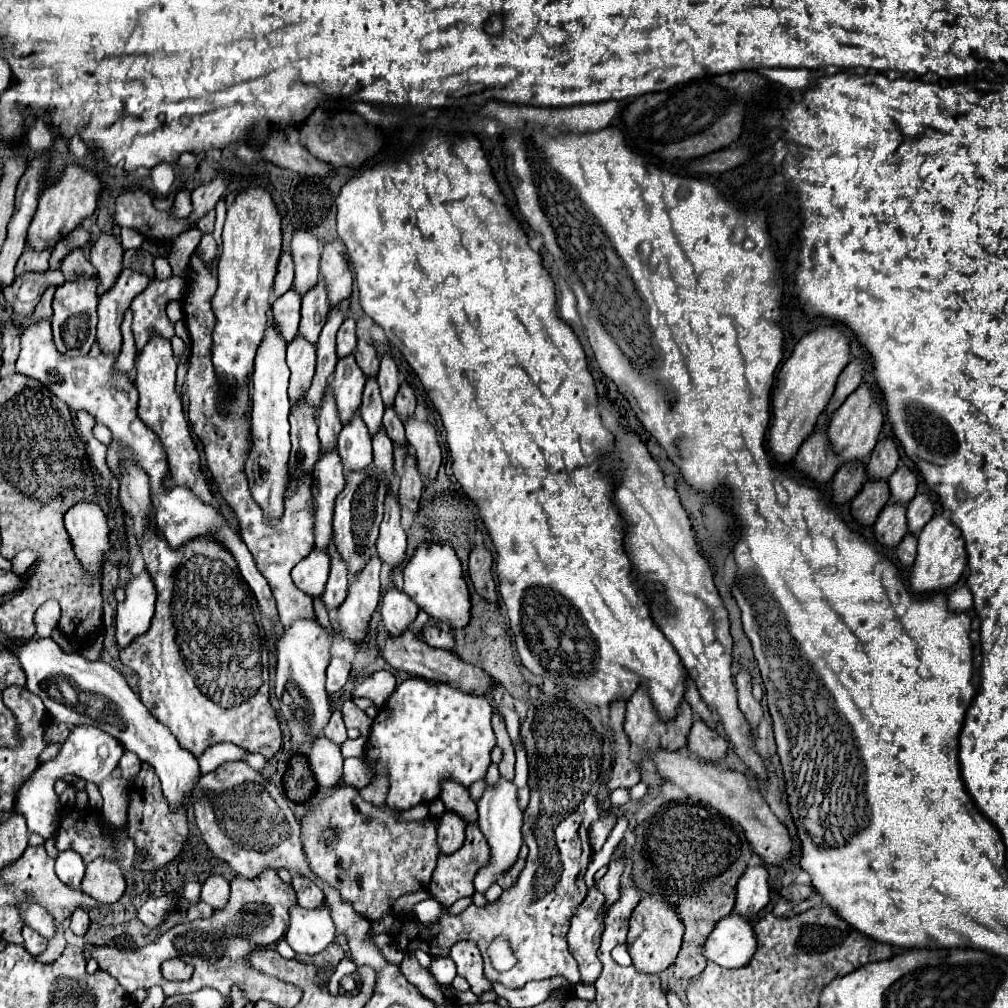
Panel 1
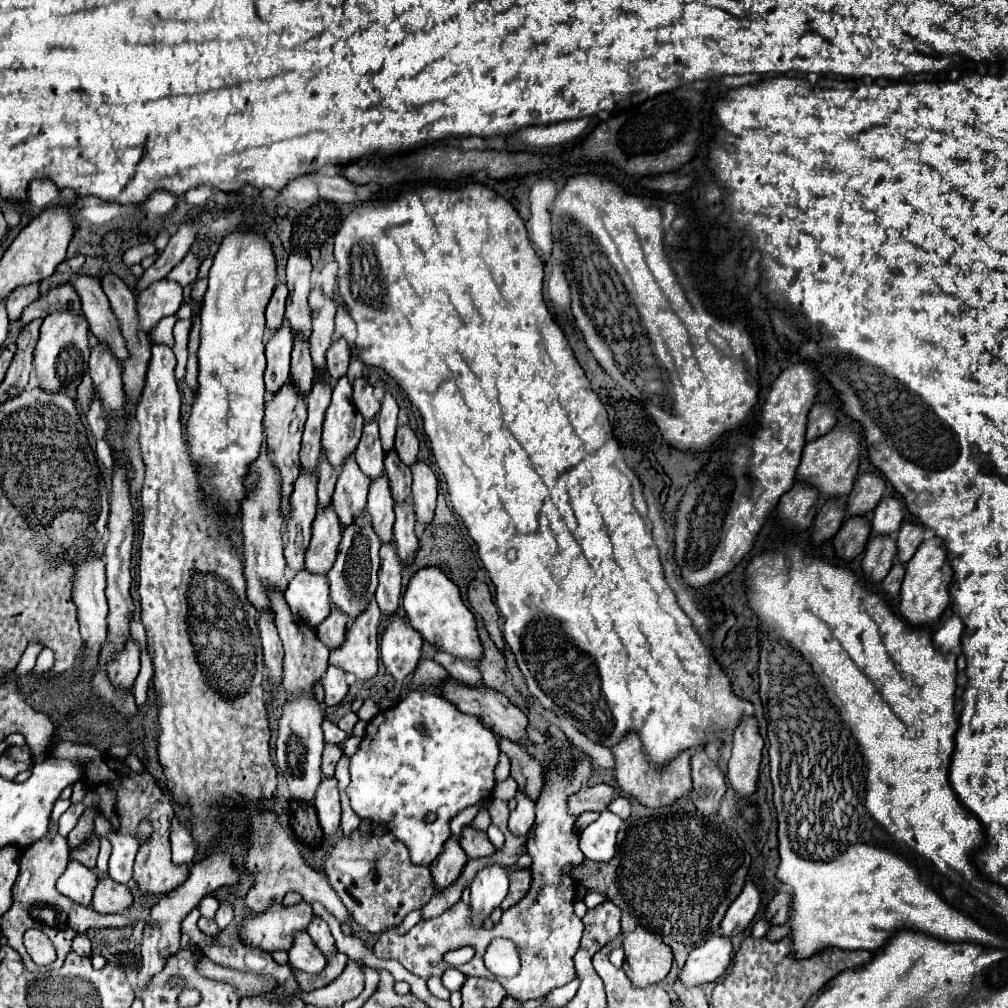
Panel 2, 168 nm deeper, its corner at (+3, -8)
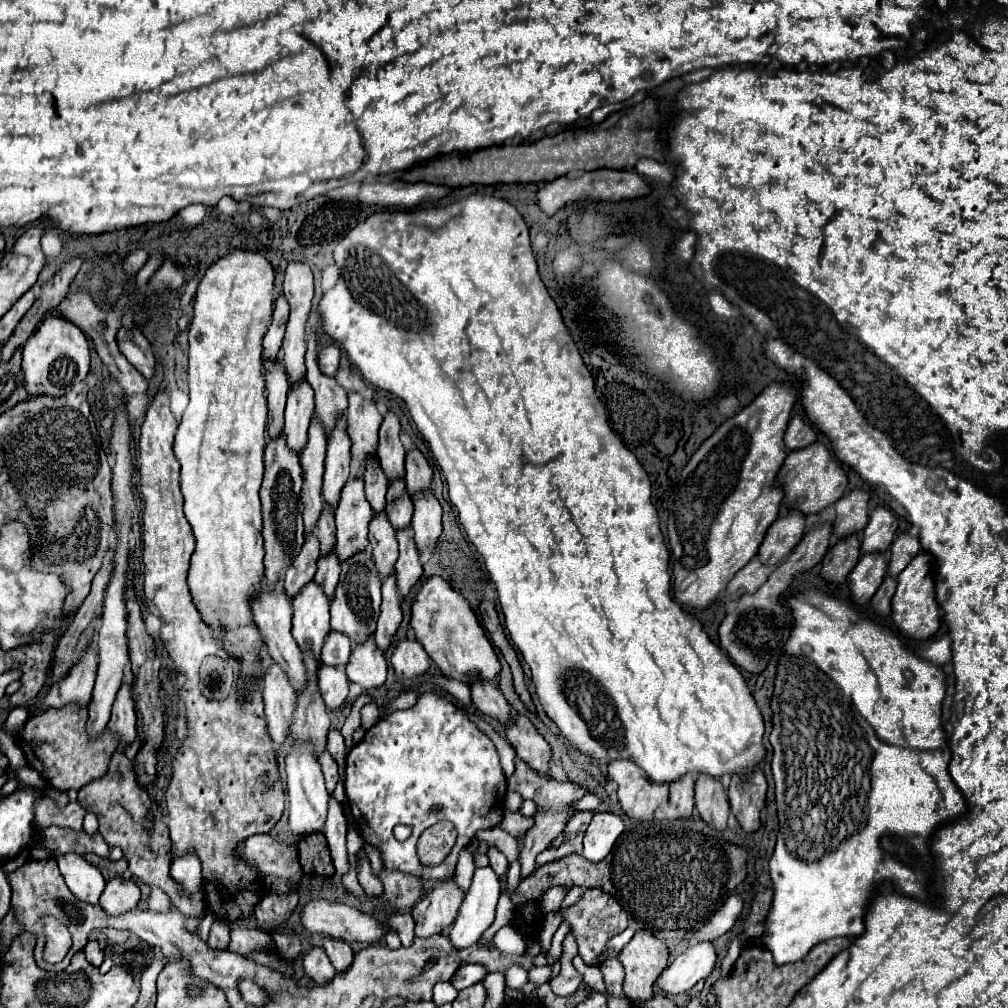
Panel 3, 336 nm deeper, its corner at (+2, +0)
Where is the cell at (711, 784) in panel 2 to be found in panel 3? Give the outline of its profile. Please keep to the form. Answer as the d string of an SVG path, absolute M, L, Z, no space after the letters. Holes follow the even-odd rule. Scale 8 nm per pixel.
M698 775L696 779L696 809L704 821L710 821L716 829L726 829L726 819L730 813L728 795L722 783L710 775Z

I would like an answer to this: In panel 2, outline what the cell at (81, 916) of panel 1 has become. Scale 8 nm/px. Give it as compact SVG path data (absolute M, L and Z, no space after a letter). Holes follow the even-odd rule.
M77 935L73 939L73 951L81 957L91 957L91 943L89 943L87 935Z

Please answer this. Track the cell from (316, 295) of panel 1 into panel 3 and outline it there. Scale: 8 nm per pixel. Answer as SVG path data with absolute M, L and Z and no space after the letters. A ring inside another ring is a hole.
M306 379L290 385L284 411L284 433L290 449L300 451L308 441L308 423L314 413L314 391Z

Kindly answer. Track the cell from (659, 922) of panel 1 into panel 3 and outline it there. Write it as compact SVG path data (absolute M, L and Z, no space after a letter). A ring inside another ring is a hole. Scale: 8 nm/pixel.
M640 929L618 955L626 969L624 993L628 999L650 999L652 985L668 967L668 947L652 933Z

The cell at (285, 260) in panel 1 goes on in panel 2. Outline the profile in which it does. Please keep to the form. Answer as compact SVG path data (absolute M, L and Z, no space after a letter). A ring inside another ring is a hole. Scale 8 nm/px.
M277 285L269 305L267 305L267 311L265 311L265 319L267 319L267 329L273 333L281 327L283 323L283 313L285 313L285 303L287 303L287 287L285 285Z

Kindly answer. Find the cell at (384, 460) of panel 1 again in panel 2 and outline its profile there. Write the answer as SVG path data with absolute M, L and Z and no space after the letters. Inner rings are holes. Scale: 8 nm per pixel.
M381 477L371 483L369 489L369 499L367 499L367 511L371 515L371 525L373 531L379 535L381 545L393 541L393 523L395 523L395 513L393 513L393 499L389 491L389 479Z

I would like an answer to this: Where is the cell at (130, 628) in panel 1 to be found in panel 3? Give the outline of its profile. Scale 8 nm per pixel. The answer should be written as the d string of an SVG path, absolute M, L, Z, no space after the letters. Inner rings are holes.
M122 683L114 705L112 705L112 717L108 723L110 731L116 731L122 741L120 745L126 745L136 739L136 709L134 709L134 699L132 699L132 685Z

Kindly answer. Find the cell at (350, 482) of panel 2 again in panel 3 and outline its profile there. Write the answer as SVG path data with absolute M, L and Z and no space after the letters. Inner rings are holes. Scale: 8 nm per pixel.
M350 479L344 485L340 503L336 507L336 553L340 561L348 559L352 553L358 553L368 545L366 535L370 513L372 507L366 501L362 479Z

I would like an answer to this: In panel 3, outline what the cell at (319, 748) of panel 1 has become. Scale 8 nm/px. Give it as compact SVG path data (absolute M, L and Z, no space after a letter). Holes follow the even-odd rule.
M330 795L330 801L328 801L328 815L326 815L326 825L324 825L324 835L326 835L328 845L330 845L330 853L332 853L336 873L344 875L348 871L346 815L344 815L344 809L342 809L340 801L336 801L334 795Z

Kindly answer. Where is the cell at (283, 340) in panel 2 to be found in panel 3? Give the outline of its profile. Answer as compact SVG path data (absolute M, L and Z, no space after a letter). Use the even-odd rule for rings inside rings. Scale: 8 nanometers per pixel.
M282 359L264 361L264 377L268 391L268 433L274 437L284 427L284 405L288 395L288 377Z

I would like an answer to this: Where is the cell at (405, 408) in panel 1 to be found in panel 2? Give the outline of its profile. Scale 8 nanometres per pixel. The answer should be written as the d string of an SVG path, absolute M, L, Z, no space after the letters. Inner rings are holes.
M403 425L403 427L397 427L397 439L395 439L395 451L399 455L399 459L411 467L415 465L419 459L417 459L417 453L419 453L419 441L417 441L417 435L413 433L413 429L409 425Z

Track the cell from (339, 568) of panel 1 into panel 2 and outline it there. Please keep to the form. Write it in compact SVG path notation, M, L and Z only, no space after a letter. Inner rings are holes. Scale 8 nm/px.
M331 609L331 615L317 627L317 637L321 637L323 645L327 649L339 649L341 643L345 641L345 633L347 633L347 619L345 613L341 613L339 609Z

